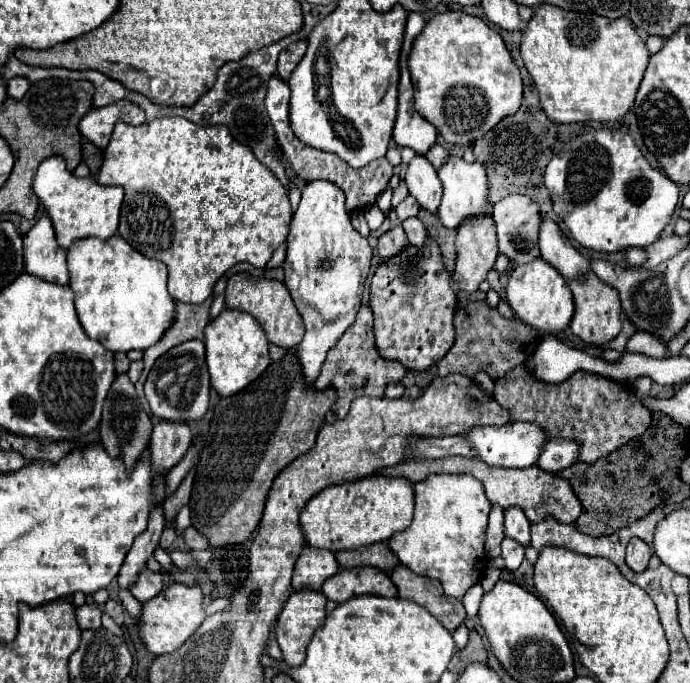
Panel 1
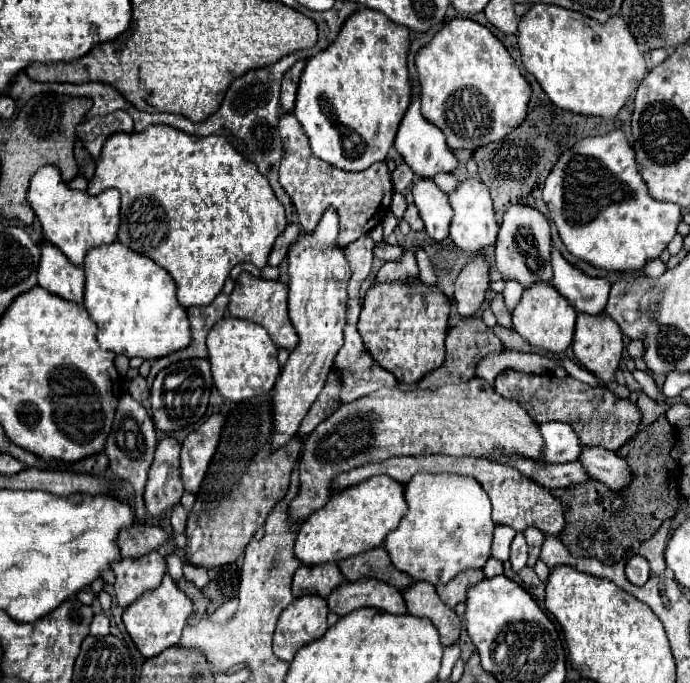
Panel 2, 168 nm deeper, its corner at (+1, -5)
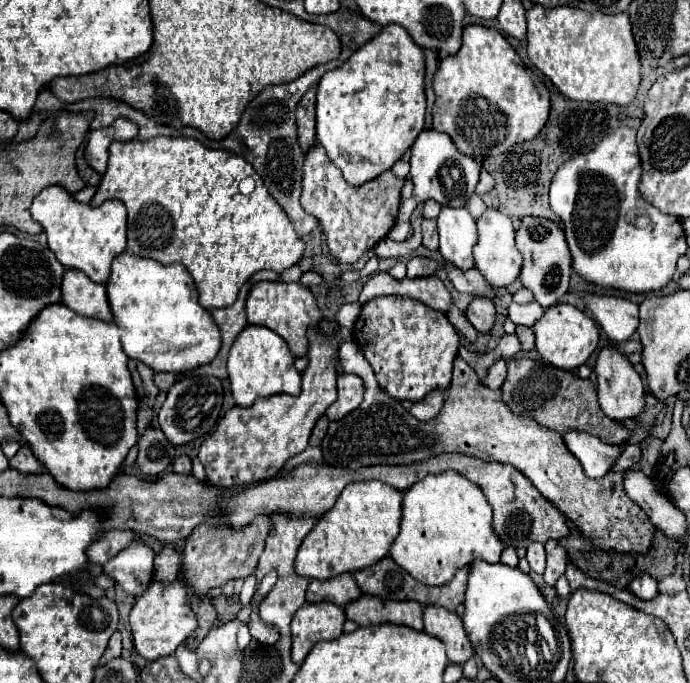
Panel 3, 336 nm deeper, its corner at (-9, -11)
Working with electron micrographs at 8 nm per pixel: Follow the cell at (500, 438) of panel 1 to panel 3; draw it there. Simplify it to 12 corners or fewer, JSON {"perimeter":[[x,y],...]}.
{"perimeter":[[582,431],[564,443],[592,479],[604,477],[622,451]]}

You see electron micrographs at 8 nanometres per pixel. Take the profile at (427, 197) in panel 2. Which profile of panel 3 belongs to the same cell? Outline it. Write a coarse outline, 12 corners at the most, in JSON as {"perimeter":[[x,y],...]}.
{"perimeter":[[442,207],[440,253],[460,271],[474,267],[476,221],[468,209]]}

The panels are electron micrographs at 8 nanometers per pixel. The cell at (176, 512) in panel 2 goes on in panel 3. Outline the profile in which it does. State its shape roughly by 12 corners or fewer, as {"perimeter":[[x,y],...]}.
{"perimeter":[[180,575],[152,583],[130,611],[134,647],[172,655],[196,627]]}

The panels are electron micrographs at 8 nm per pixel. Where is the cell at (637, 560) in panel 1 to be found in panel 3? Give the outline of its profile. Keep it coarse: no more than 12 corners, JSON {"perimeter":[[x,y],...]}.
{"perimeter":[[638,575],[628,589],[644,601],[658,595],[650,575]]}

